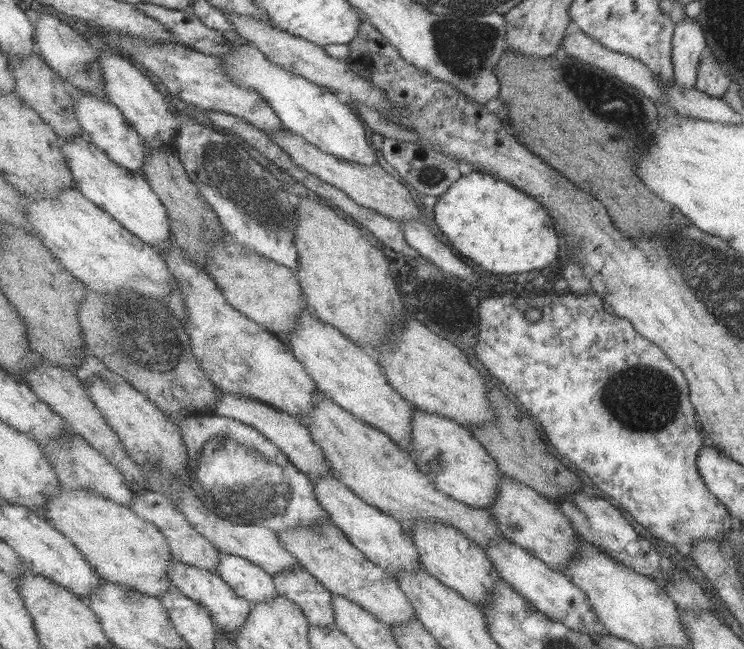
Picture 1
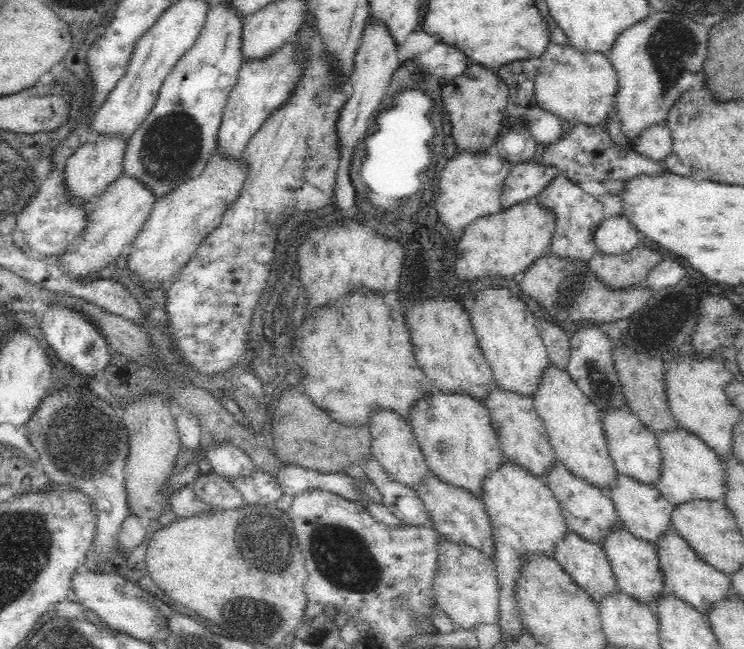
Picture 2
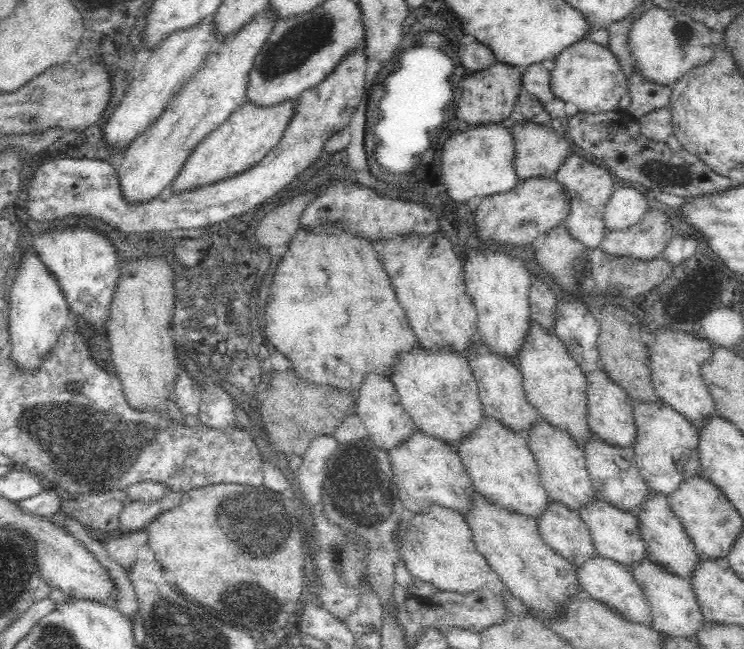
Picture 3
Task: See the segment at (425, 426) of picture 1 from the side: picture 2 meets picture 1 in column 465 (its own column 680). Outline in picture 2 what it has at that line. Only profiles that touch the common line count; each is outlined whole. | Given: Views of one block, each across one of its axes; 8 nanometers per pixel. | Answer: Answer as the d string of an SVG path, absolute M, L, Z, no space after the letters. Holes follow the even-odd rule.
M684 428L658 433L657 447L661 451L661 466L658 490L673 505L692 500L716 500L725 502L725 466L716 452L708 448L698 436L688 433Z

